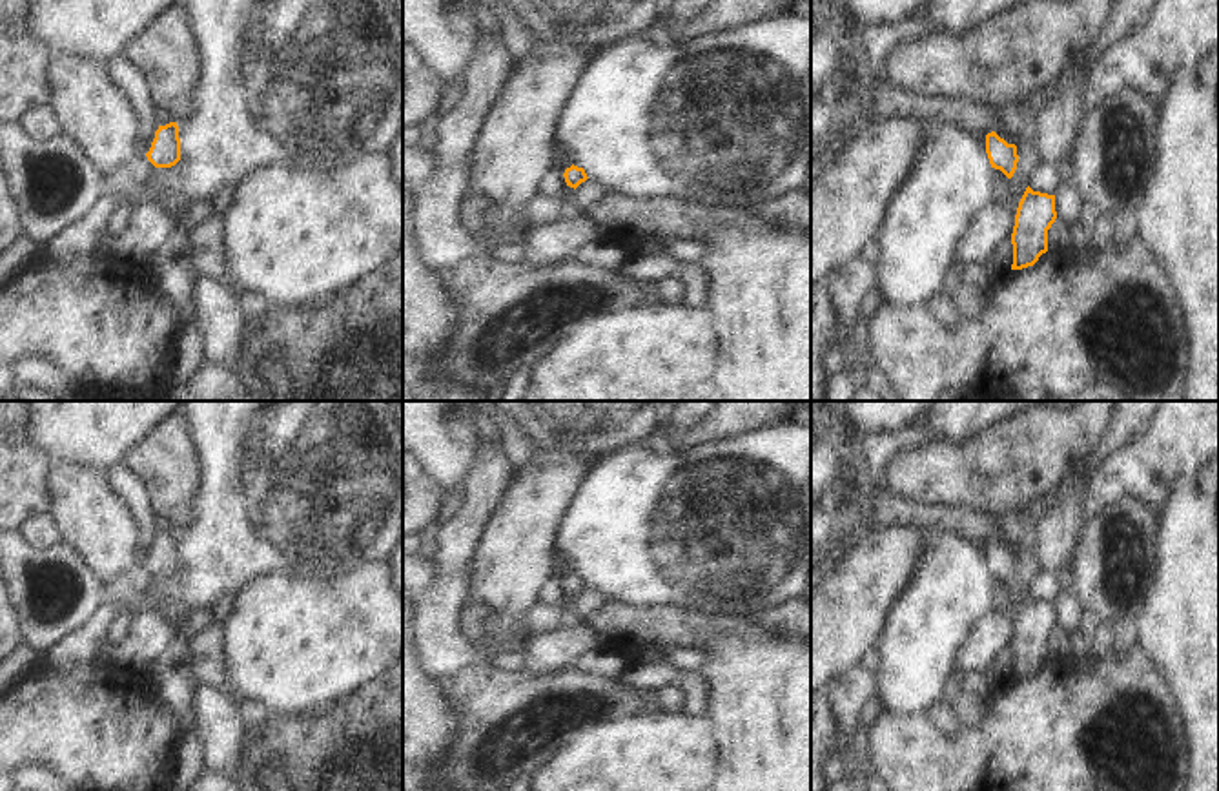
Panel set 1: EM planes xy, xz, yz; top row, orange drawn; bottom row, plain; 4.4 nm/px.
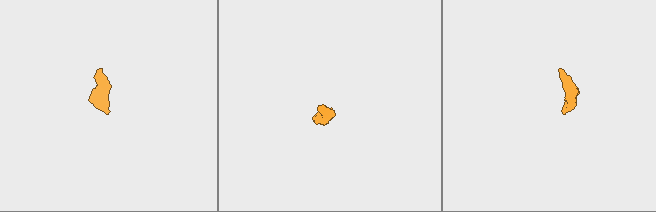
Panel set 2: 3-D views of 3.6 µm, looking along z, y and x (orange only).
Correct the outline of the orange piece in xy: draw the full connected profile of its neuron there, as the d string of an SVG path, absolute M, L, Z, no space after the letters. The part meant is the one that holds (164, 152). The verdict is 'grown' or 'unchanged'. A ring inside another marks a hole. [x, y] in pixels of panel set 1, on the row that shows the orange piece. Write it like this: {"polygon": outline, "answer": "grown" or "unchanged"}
{"polygon": "M177 122L159 126L146 157L155 168L171 168L180 160L180 139Z", "answer": "unchanged"}

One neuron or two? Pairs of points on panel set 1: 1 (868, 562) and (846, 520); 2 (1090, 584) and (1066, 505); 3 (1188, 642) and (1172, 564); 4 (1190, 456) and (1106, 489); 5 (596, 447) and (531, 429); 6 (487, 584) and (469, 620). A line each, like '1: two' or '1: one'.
1: two
2: two
3: one
4: one
5: one
6: two

